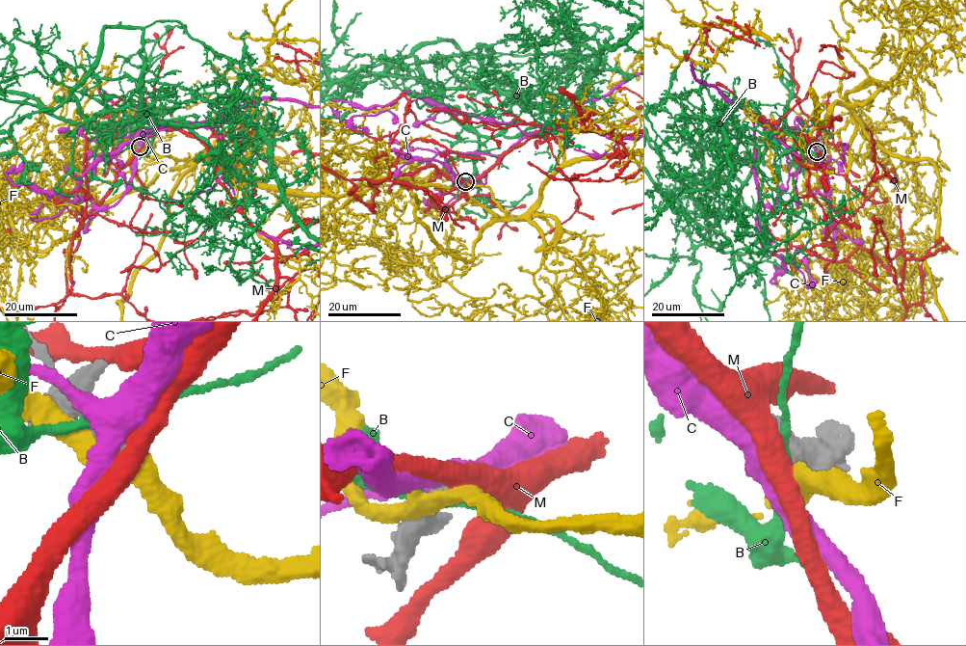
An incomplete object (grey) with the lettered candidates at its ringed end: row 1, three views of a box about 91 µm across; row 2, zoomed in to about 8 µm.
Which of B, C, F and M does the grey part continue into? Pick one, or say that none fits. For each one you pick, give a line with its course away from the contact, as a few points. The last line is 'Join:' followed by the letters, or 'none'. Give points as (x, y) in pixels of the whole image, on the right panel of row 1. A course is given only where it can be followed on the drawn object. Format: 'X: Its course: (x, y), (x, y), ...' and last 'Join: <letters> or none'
Join: none

